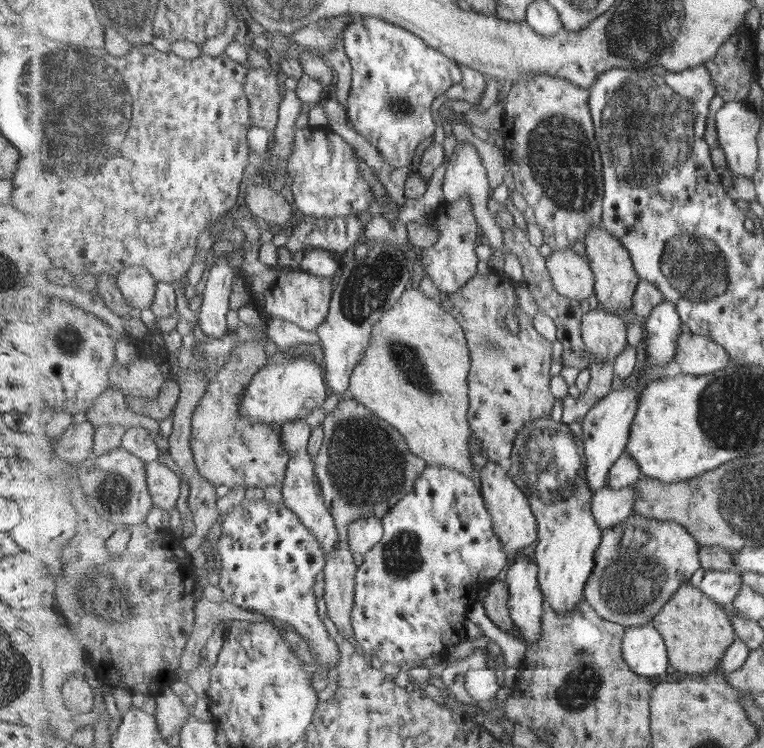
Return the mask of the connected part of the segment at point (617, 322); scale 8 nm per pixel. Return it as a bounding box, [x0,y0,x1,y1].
[583,305,628,362]

